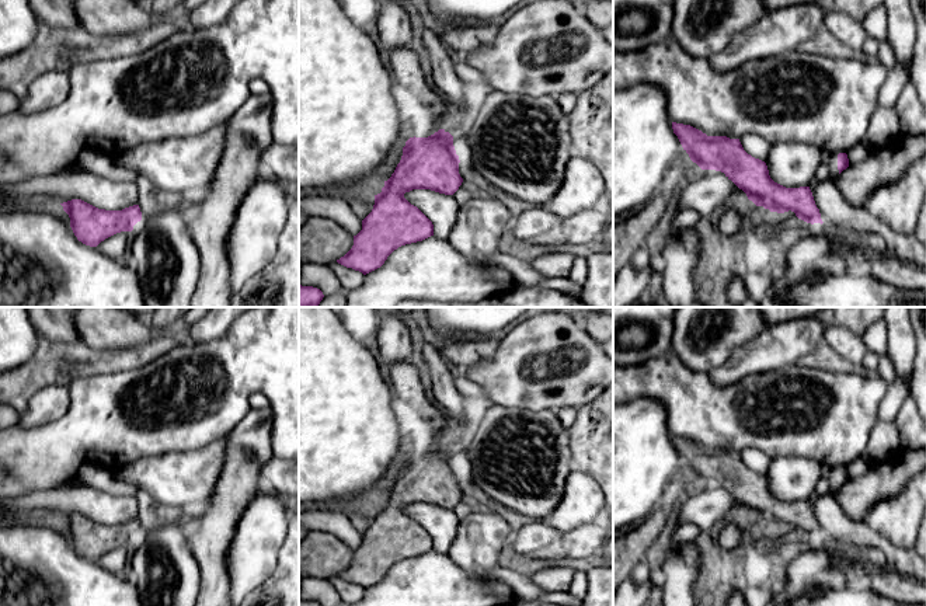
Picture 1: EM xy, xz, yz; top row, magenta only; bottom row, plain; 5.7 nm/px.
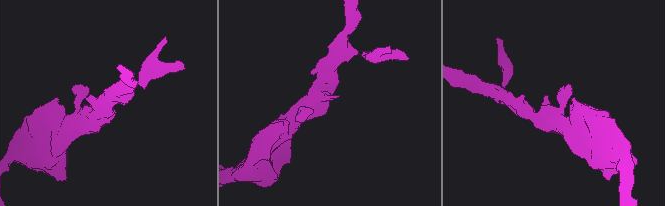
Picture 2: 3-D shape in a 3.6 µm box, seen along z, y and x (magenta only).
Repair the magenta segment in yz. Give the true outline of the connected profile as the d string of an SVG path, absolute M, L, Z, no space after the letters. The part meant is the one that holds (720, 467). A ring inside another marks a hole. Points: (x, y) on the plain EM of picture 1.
M672 436L683 464L702 484L725 488L748 513L770 526L794 526L807 537L824 537L810 501L786 502L774 497L765 476L748 469L739 453L707 450L702 445Z

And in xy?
M81 513L60 519L70 532L70 541L77 554L90 561L97 561L116 547L132 546L133 540L142 534L139 519L122 525L98 523Z

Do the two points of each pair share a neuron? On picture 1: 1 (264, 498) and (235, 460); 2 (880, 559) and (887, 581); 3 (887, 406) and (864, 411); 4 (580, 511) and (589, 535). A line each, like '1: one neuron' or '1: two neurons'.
1: two neurons
2: two neurons
3: two neurons
4: two neurons

